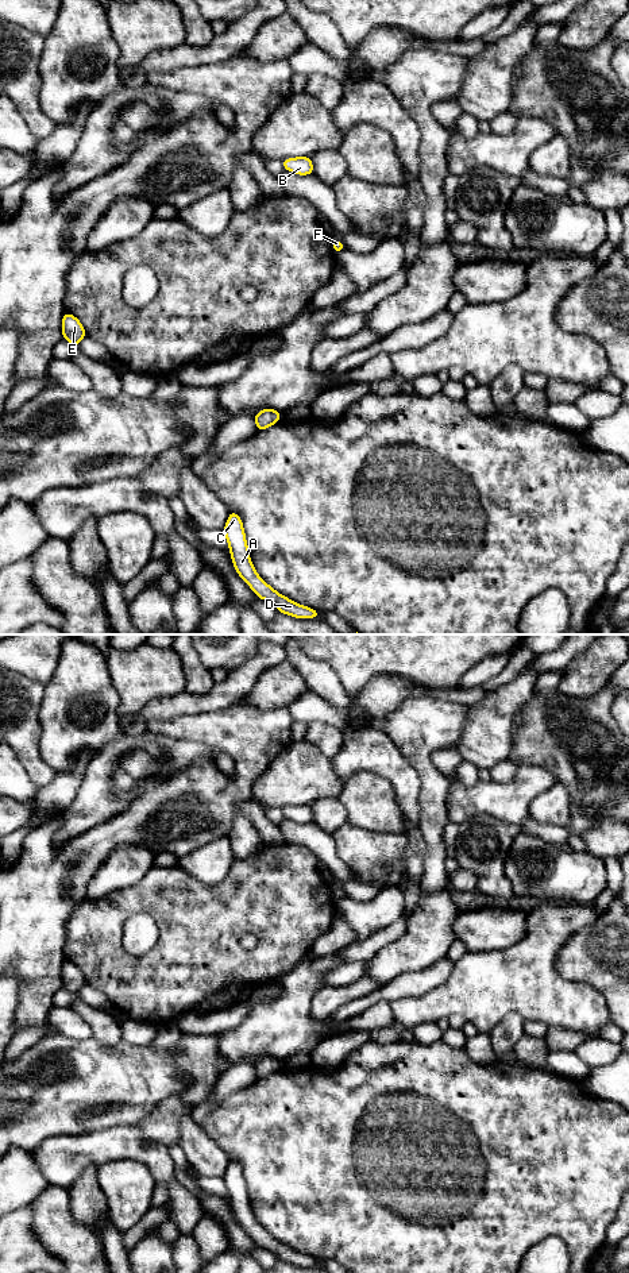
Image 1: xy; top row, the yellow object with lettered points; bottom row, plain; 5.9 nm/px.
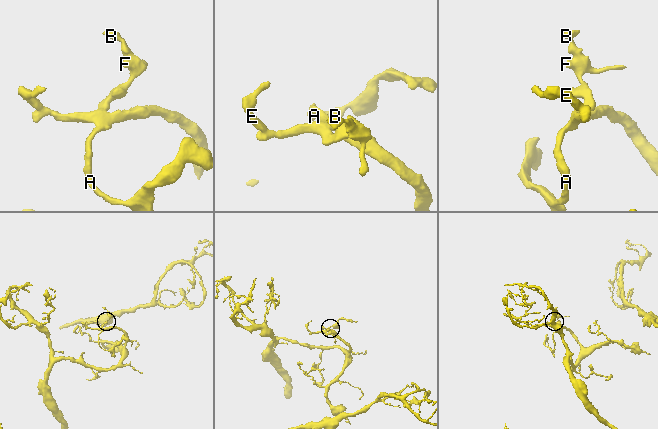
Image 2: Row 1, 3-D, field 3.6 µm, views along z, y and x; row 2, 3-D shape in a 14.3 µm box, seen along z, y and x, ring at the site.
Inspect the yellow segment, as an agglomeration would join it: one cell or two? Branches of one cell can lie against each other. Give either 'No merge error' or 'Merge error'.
No merge error

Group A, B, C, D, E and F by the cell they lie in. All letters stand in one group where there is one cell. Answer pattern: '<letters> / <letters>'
A B C D E F

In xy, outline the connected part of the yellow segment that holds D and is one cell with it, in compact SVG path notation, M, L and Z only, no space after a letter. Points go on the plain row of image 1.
M229 1160L223 1180L238 1223L251 1235L258 1246L273 1251L279 1261L296 1266L317 1266L321 1264L317 1258L281 1243L258 1223L250 1207L243 1170L238 1161Z

